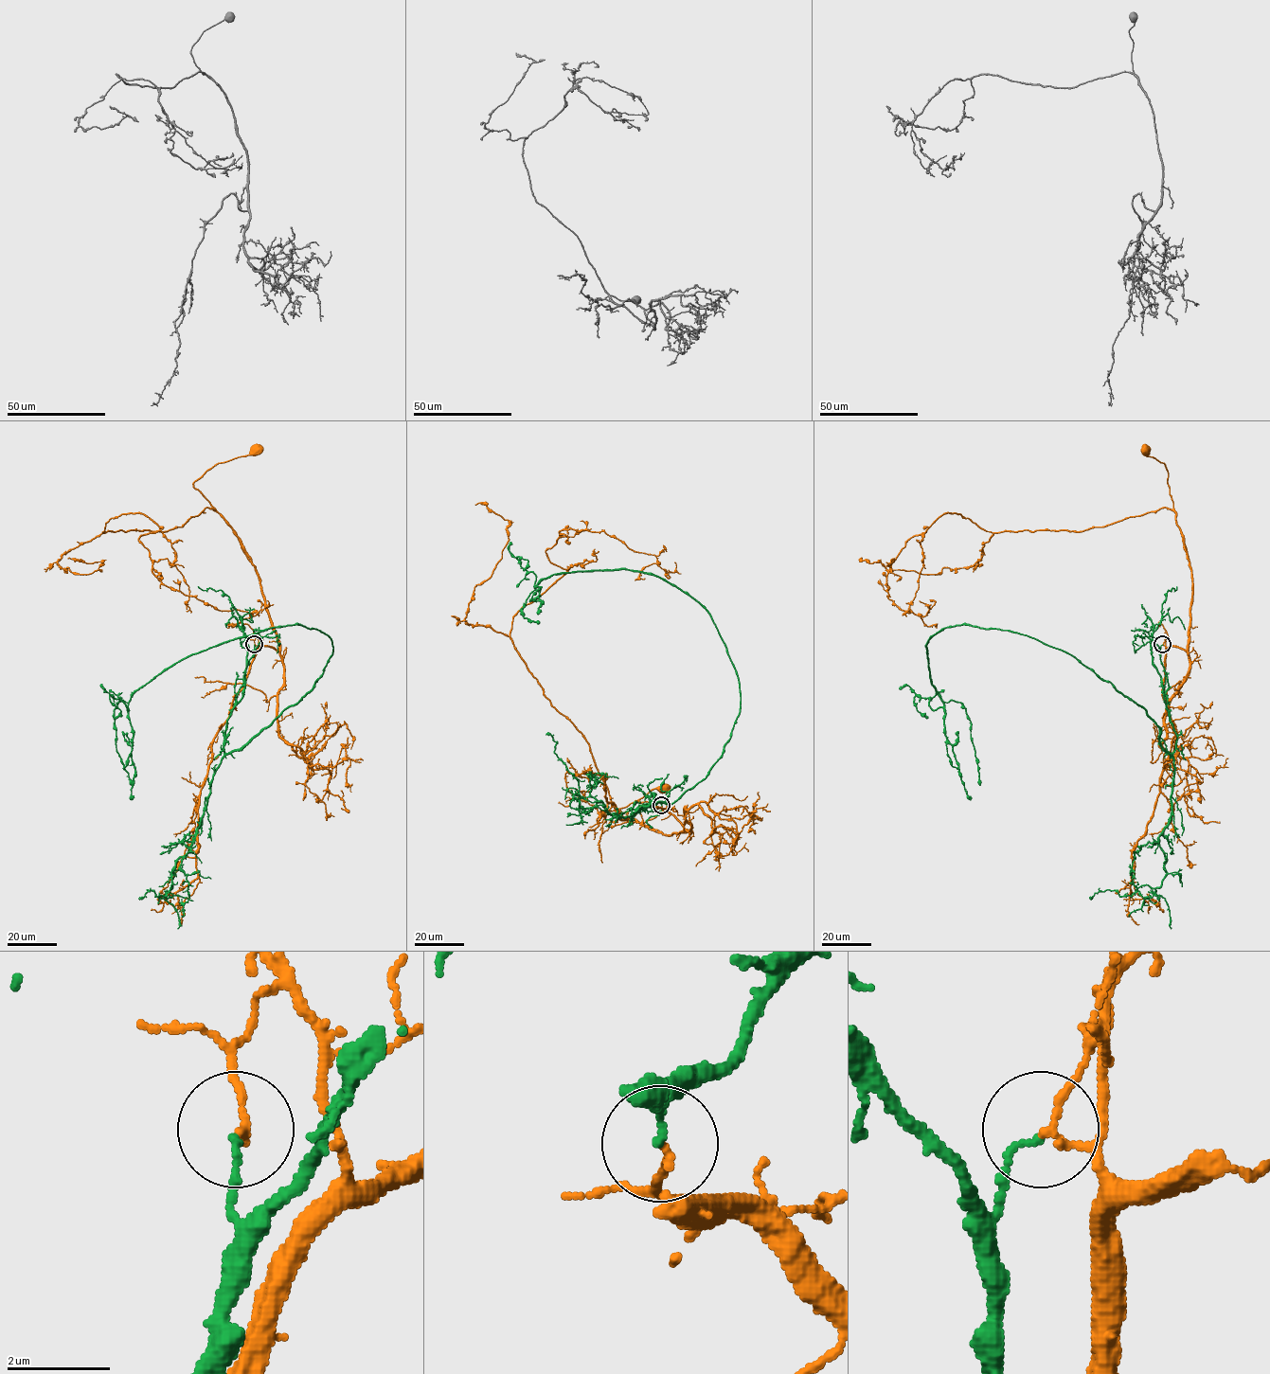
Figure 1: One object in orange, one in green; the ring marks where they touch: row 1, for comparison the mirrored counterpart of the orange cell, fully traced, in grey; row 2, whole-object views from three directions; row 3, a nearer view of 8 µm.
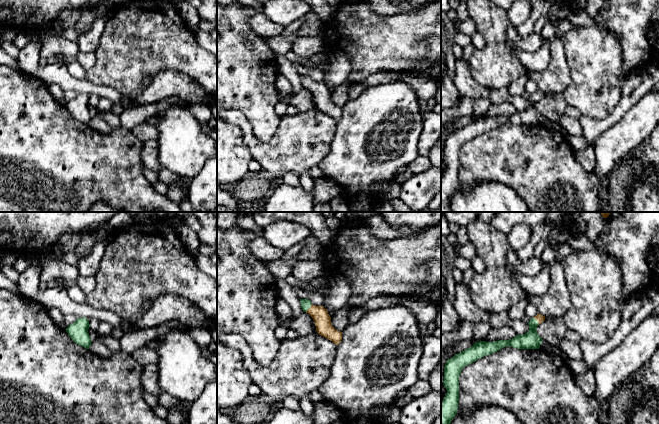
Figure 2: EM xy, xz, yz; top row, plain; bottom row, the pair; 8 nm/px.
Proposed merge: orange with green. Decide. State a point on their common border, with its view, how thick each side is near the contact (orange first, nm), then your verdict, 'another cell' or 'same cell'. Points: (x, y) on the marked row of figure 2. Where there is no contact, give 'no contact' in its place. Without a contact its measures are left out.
contact xz (309, 308); calibres 140 and 80 nm; another cell

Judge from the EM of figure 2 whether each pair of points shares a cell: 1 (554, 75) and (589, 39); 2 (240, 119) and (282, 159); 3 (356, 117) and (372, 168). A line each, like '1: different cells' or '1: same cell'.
1: different cells
2: same cell
3: same cell

